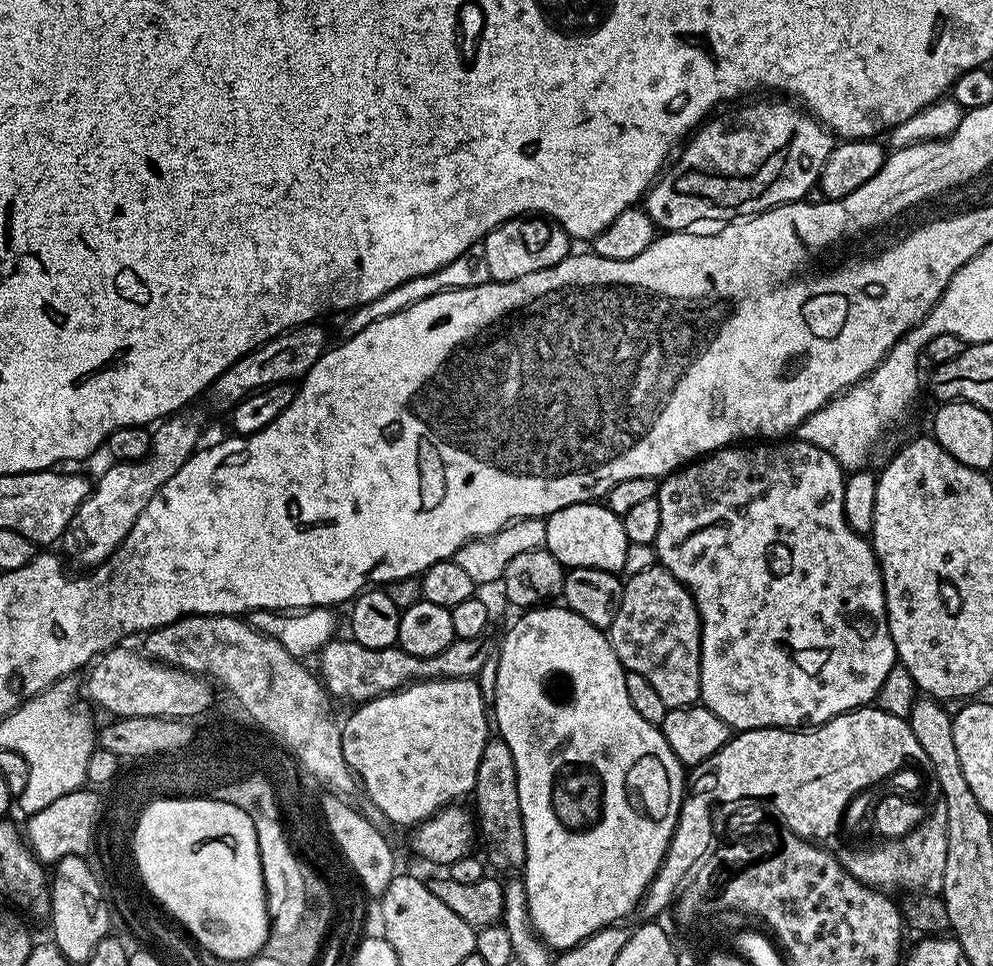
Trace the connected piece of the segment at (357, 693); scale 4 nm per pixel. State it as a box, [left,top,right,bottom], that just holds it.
[318,635,494,702]

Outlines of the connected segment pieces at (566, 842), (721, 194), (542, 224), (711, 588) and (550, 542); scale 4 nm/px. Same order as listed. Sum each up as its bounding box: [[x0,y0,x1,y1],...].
[[494,606,686,950],[642,99,834,232],[482,214,570,282],[654,438,898,730],[544,502,630,574]]

